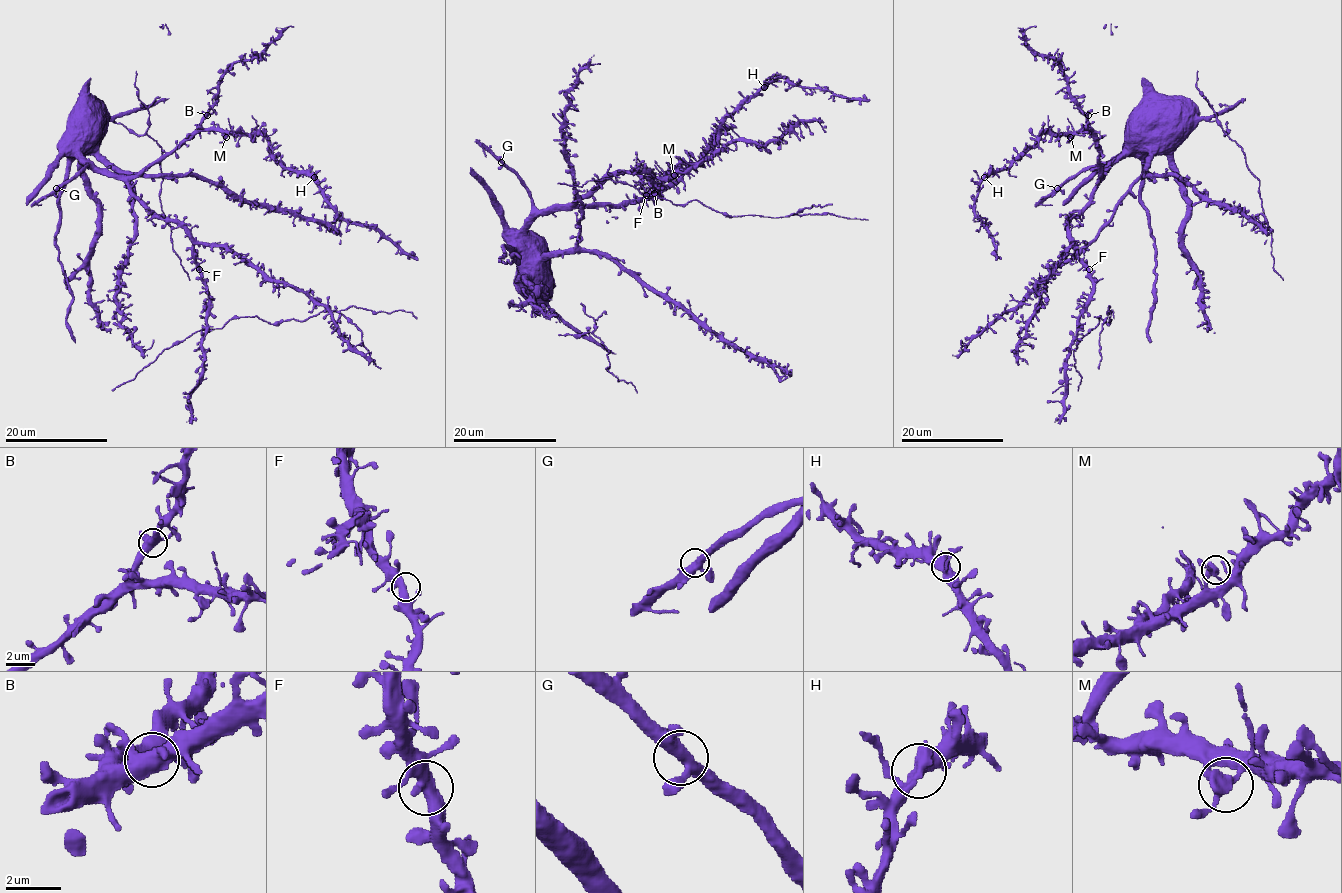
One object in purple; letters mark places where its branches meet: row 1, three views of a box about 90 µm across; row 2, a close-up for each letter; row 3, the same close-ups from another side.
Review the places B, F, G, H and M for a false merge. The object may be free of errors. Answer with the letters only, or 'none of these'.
none of these

